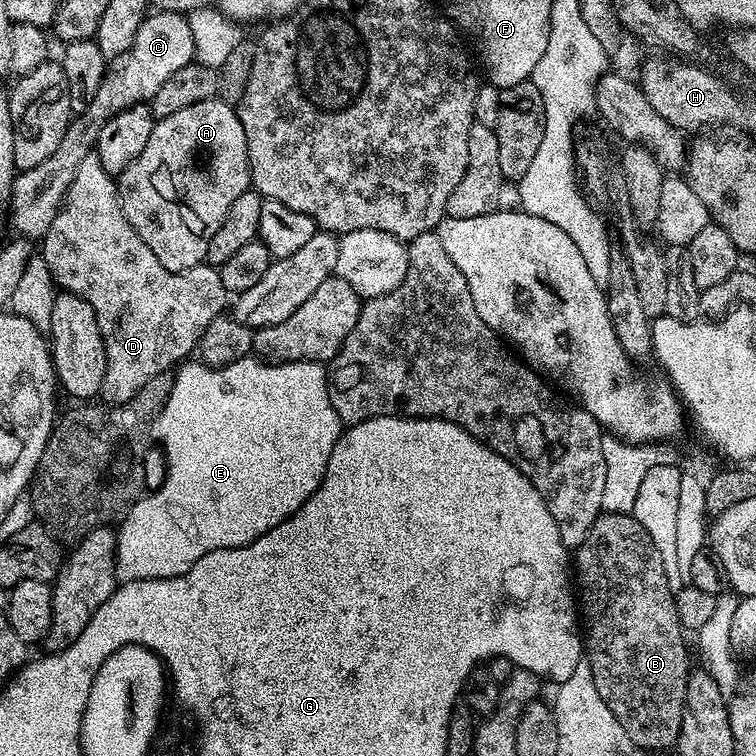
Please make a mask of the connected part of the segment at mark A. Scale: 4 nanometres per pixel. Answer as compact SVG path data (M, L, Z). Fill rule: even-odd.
M219 98L206 102L194 102L178 114L159 117L153 123L150 139L142 154L126 166L118 178L120 205L126 214L126 222L134 226L138 238L150 246L154 258L171 272L185 272L208 259L210 238L218 234L218 226L226 218L234 198L249 191L252 171L248 165L246 134L242 130L239 111Z

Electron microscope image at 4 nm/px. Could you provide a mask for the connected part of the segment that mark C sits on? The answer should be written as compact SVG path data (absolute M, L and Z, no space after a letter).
M159 10L145 15L134 34L134 42L120 56L115 57L113 64L116 65L113 68L111 65L105 71L97 97L94 102L90 102L87 110L79 113L68 125L62 142L58 142L58 150L54 150L46 162L38 162L38 166L17 171L10 201L12 224L20 231L17 233L32 242L43 238L64 202L70 182L74 182L74 174L78 172L82 158L93 155L96 139L107 120L122 110L133 108L135 104L151 102L154 94L162 90L163 84L173 74L178 74L182 66L195 60L194 34L190 34L187 15Z

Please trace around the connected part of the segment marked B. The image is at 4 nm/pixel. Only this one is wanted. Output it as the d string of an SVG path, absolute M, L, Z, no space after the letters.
M604 512L594 522L586 542L574 552L574 584L582 605L582 624L586 629L586 667L594 678L602 702L610 706L625 737L640 748L675 749L682 729L688 677L686 630L680 624L676 598L667 585L662 557L650 535L627 512Z

